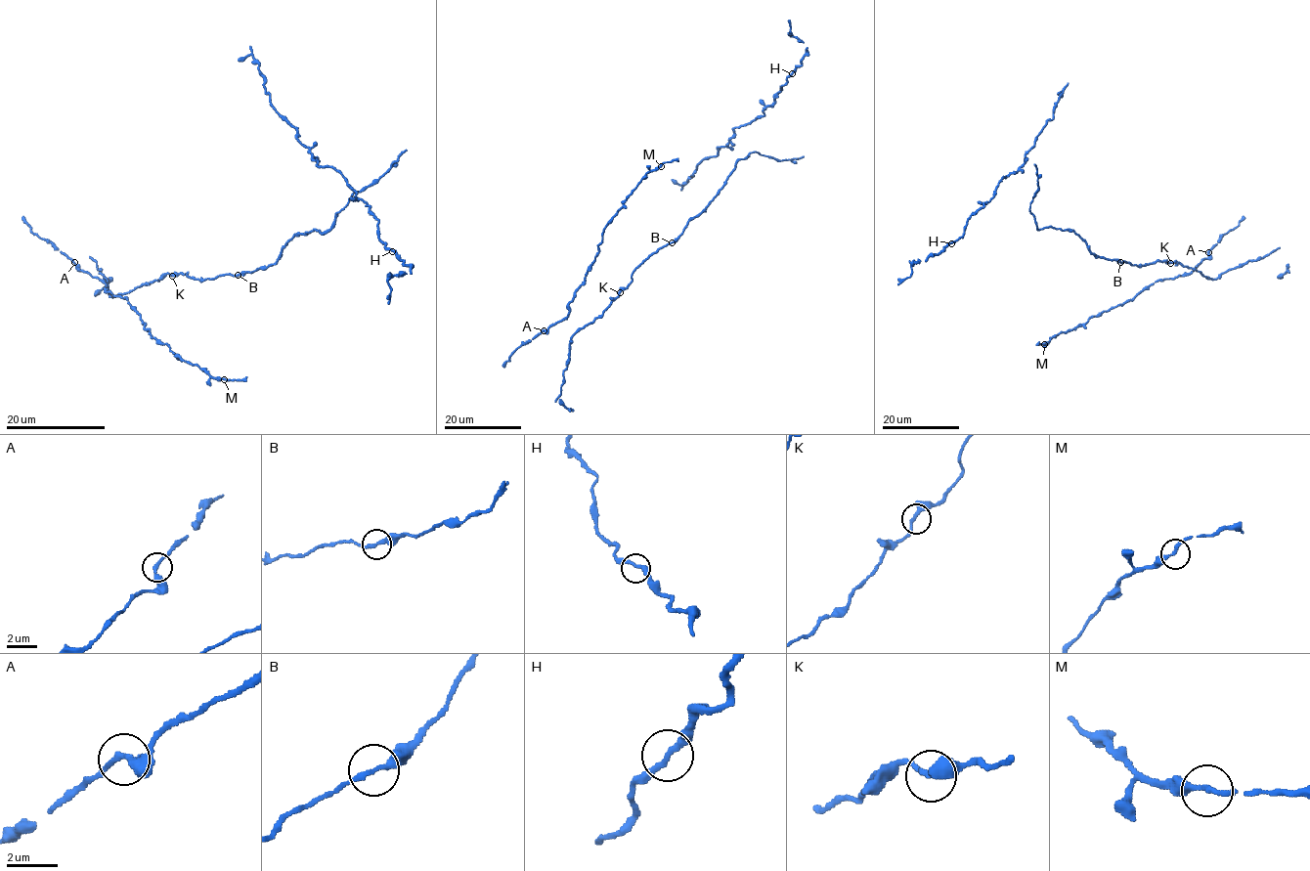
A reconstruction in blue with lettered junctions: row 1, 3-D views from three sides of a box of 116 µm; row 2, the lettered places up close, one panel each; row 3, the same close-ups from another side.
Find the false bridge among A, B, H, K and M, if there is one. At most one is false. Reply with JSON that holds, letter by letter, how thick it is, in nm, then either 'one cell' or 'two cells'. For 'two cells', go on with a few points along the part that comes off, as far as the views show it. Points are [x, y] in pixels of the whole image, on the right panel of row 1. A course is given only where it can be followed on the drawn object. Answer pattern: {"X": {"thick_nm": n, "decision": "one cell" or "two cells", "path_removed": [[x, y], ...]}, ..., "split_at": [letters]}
{"A": {"thick_nm": 240, "decision": "one cell"}, "B": {"thick_nm": 240, "decision": "one cell"}, "H": {"thick_nm": 240, "decision": "one cell"}, "K": {"thick_nm": 260, "decision": "one cell"}, "M": {"thick_nm": 240, "decision": "one cell"}, "split_at": []}

